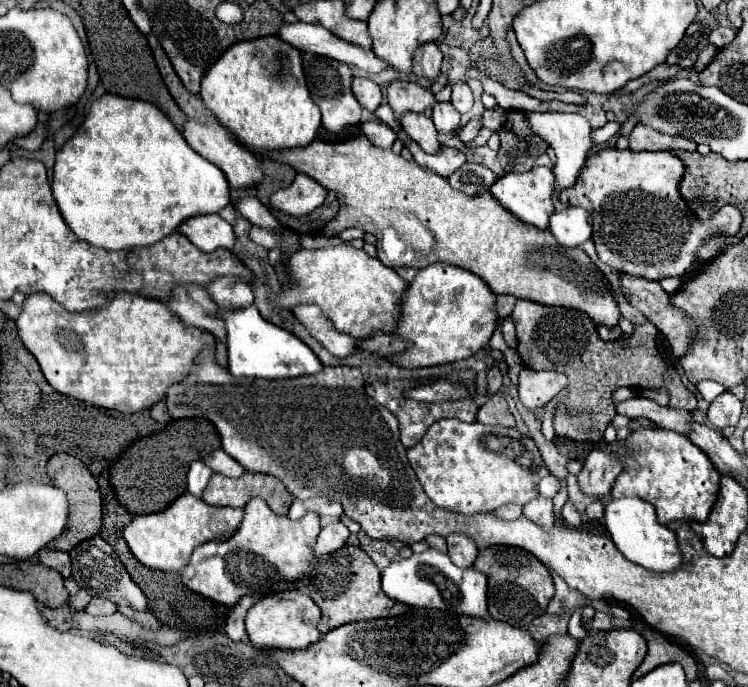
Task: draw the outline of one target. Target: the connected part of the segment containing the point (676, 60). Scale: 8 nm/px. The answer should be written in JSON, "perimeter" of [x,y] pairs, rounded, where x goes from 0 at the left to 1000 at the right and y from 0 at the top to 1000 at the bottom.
{"perimeter":[[[925,33],[914,51],[914,57],[904,66],[904,71],[893,80],[893,95],[912,95],[912,98],[928,98],[933,89],[933,77],[949,66],[947,60],[949,36],[947,33]]]}

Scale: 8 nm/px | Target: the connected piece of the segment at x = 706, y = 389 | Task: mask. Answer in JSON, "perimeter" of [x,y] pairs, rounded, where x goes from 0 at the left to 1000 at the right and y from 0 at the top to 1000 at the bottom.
{"perimeter":[[[936,555],[933,560],[930,560],[930,566],[939,572],[939,578],[944,581],[944,584],[952,584],[957,575],[963,575],[968,566],[965,566],[965,560],[963,557],[955,557],[955,555]]]}

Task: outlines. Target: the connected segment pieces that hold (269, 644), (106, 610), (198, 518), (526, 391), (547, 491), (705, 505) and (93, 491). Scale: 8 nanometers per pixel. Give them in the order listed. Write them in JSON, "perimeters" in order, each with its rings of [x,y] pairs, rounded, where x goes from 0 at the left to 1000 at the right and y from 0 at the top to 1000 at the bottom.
{"perimeters":[[[[390,863],[388,869],[364,866],[348,872],[332,886],[329,895],[329,921],[340,945],[409,945],[412,939],[428,933],[425,918],[428,884],[404,863]]],[[[126,869],[112,889],[120,892],[120,895],[147,895],[147,892],[155,889],[155,884],[139,869]]],[[[246,718],[225,741],[176,755],[176,761],[166,767],[166,785],[174,802],[182,808],[182,814],[198,828],[241,831],[249,825],[249,817],[254,814],[257,802],[265,793],[273,793],[286,785],[297,785],[302,776],[310,779],[318,770],[324,750],[326,750],[324,741],[286,738],[254,718]]],[[[695,540],[695,584],[703,595],[719,595],[738,584],[754,563],[757,546],[741,540]]],[[[741,691],[727,694],[727,697],[722,700],[722,706],[719,706],[719,715],[722,715],[722,721],[727,721],[727,723],[741,723],[741,721],[746,718],[746,712],[749,712],[749,703],[746,703],[746,697],[743,697]]],[[[853,624],[834,639],[845,662],[837,668],[832,691],[824,697],[818,723],[850,721],[877,738],[880,758],[893,764],[909,755],[941,761],[960,721],[963,689],[944,659],[922,645],[917,633],[888,624]]],[[[75,659],[75,662],[67,665],[64,694],[72,706],[78,706],[80,712],[86,712],[91,718],[91,729],[94,729],[91,764],[88,764],[88,770],[80,782],[75,782],[72,787],[64,790],[64,796],[67,799],[80,799],[80,802],[94,802],[104,790],[110,790],[115,785],[123,785],[126,779],[134,776],[134,770],[136,770],[136,721],[134,721],[128,697],[115,683],[115,677],[104,665],[96,665],[91,659]]]]}

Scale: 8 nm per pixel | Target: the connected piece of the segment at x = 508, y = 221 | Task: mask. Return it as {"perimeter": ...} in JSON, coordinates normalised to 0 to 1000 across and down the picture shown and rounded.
{"perimeter":[[[487,197],[460,205],[460,208],[433,208],[417,205],[409,217],[388,217],[388,220],[369,220],[358,226],[366,234],[377,234],[390,240],[398,252],[409,252],[422,261],[439,278],[447,278],[455,293],[452,313],[436,328],[433,342],[449,345],[460,333],[479,330],[487,339],[495,339],[505,351],[505,371],[508,380],[524,392],[532,389],[570,389],[583,380],[604,383],[618,389],[634,400],[639,400],[655,424],[663,429],[687,429],[693,435],[717,438],[733,447],[757,447],[770,450],[791,461],[794,473],[824,476],[832,464],[826,441],[818,429],[818,418],[805,400],[805,394],[791,383],[791,377],[781,368],[781,362],[767,360],[759,362],[749,357],[741,342],[727,333],[717,333],[709,328],[695,325],[684,310],[674,307],[674,301],[650,278],[644,284],[628,287],[612,275],[604,275],[594,258],[570,252],[553,234],[543,234],[529,226],[524,217],[500,214]]]}

